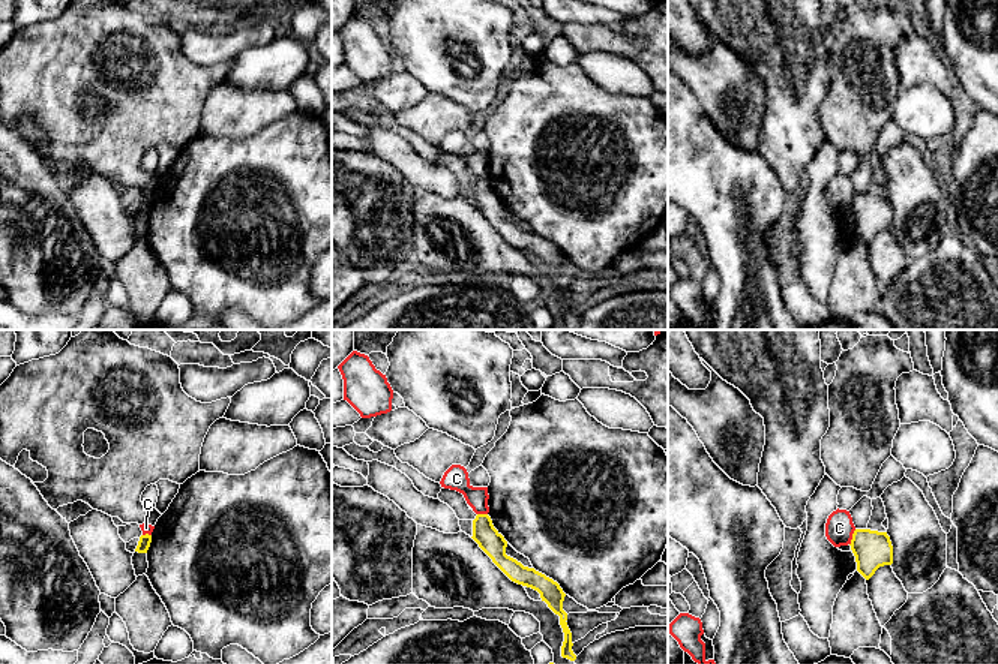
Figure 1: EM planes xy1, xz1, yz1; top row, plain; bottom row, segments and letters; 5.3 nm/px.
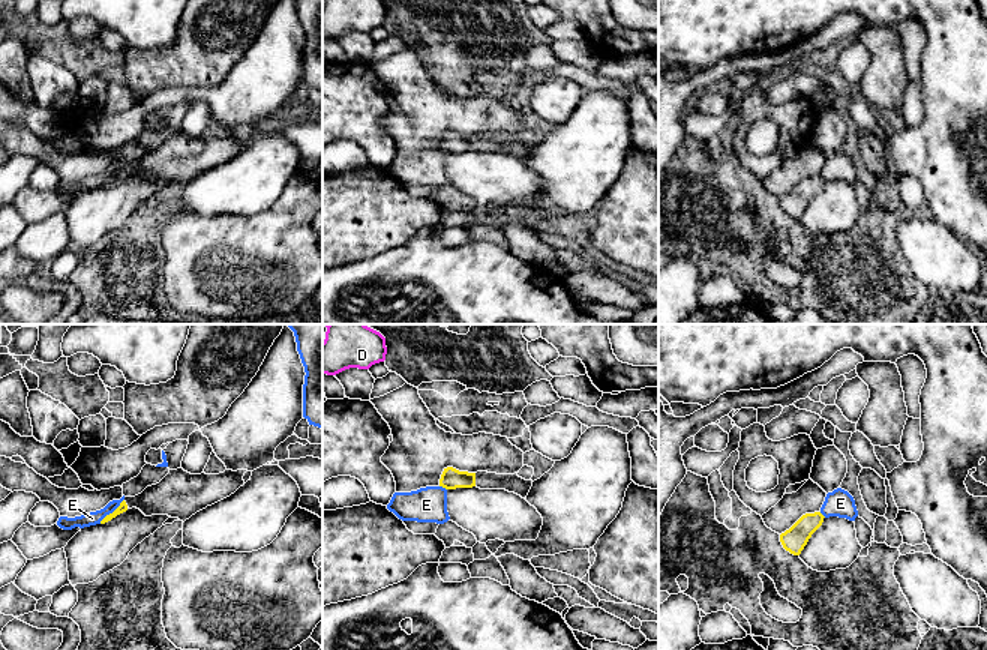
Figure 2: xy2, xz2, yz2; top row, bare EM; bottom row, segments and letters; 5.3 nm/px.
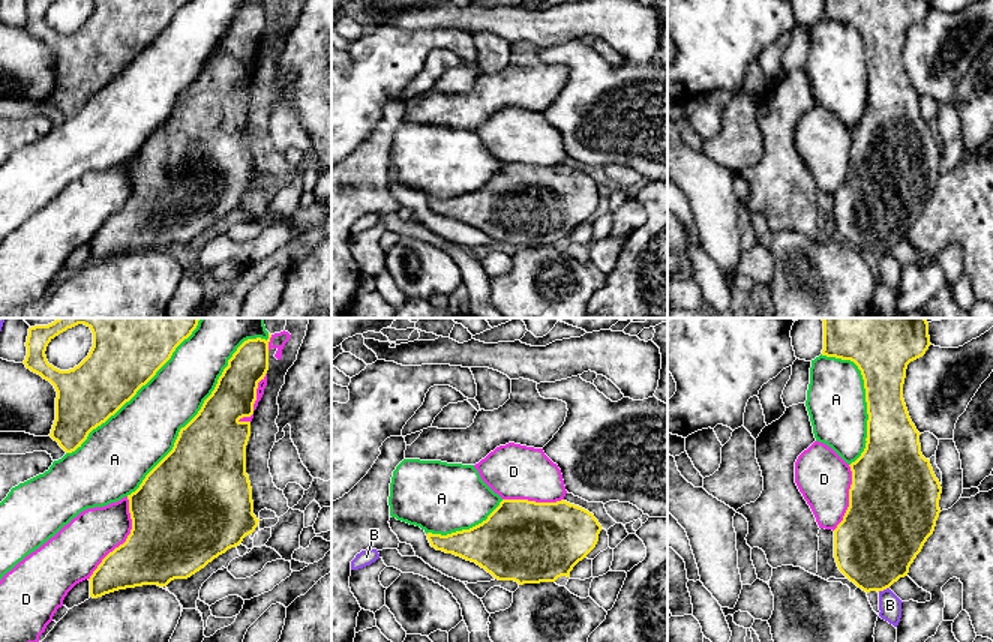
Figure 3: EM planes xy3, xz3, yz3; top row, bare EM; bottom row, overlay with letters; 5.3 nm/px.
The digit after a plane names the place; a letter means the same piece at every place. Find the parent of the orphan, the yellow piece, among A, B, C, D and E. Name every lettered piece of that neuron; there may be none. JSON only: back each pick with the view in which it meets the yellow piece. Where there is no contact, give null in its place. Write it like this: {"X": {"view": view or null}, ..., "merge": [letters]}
{"merge": []}

